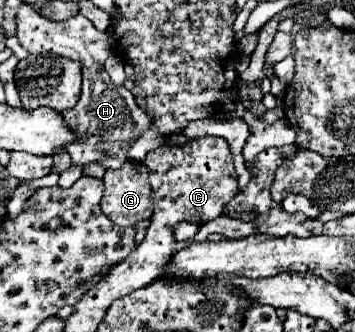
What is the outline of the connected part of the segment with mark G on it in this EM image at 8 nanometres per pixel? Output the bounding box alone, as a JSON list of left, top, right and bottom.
[101,161,153,227]

